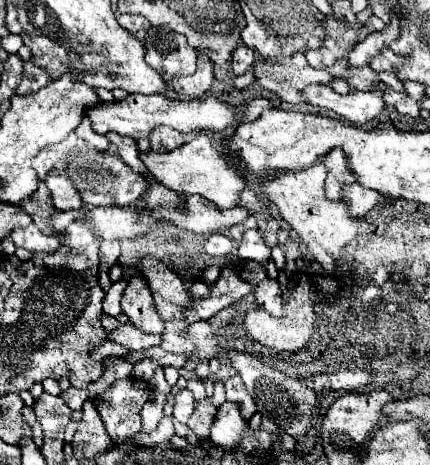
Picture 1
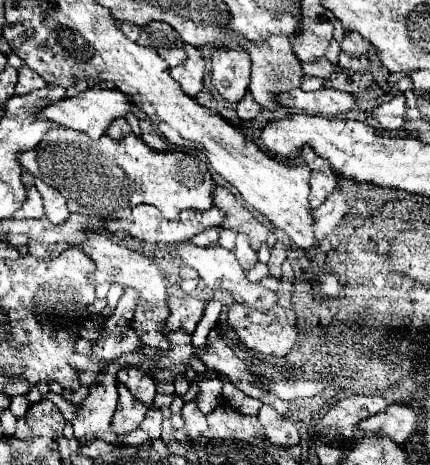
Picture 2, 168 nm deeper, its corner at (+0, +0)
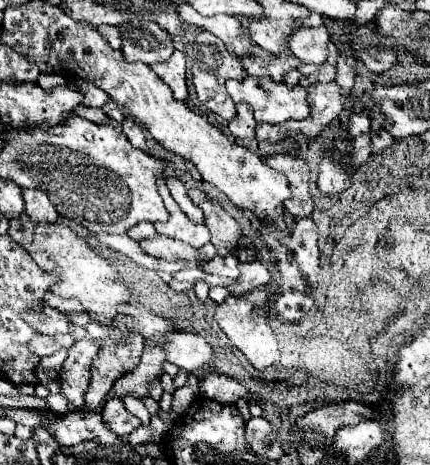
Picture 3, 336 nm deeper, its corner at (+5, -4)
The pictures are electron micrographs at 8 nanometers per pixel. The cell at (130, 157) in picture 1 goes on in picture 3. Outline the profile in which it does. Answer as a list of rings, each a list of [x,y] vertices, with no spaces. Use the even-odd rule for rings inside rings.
[[[77,106],[73,112],[75,112],[77,116],[81,116],[81,118],[85,118],[85,120],[89,120],[89,122],[95,122],[95,124],[111,124],[113,128],[121,130],[121,126],[119,126],[117,122],[113,122],[111,118],[107,118],[107,116],[103,114],[101,108],[85,108],[85,106]]]

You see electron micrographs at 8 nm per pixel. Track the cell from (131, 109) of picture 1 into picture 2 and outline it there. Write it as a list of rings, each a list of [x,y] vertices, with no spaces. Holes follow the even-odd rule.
[[[88,88],[86,92],[74,96],[74,98],[66,98],[62,102],[56,102],[52,106],[46,106],[40,116],[42,118],[48,118],[60,126],[66,126],[66,128],[72,128],[72,130],[80,130],[84,134],[88,134],[92,140],[94,138],[100,138],[108,126],[114,122],[114,118],[124,118],[126,114],[134,112],[136,104],[126,96],[122,94],[120,90],[102,90],[102,88]]]

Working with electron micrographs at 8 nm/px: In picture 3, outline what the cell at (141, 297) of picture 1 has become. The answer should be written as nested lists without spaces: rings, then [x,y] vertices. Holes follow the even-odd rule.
[[[79,340],[69,348],[69,356],[63,362],[61,374],[59,374],[59,384],[61,384],[61,394],[69,402],[71,410],[79,412],[85,408],[85,392],[89,388],[89,366],[91,360],[95,358],[99,350],[99,342],[87,342]]]

